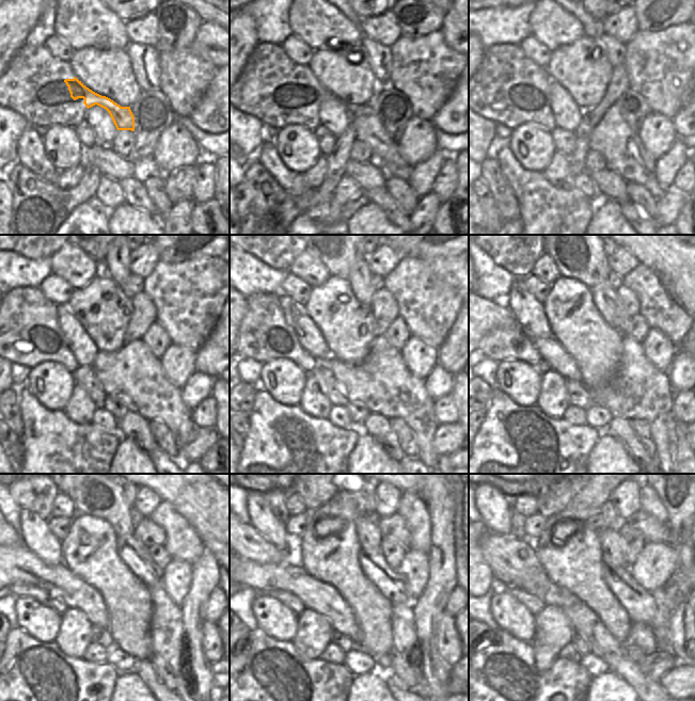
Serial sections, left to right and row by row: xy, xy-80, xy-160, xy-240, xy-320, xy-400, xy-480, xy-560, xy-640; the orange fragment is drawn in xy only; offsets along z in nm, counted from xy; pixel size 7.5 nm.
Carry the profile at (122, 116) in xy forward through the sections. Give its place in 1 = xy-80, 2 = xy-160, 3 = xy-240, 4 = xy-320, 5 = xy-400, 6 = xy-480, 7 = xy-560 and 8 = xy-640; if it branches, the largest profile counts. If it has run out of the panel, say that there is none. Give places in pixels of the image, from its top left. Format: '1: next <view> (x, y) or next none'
1: next xy-80 (367, 127)
2: next xy-160 (619, 145)
3: next xy-240 (132, 375)
4: next xy-320 (381, 381)
5: next xy-400 (640, 391)
6: next xy-480 (167, 631)
7: next xy-560 (405, 639)
8: next xy-640 (642, 635)

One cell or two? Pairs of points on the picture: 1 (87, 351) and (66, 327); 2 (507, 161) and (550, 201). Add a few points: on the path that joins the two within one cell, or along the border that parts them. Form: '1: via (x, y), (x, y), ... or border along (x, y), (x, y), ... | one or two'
1: via (80, 345), (73, 333) | one
2: via (516, 172), (539, 195) | one

